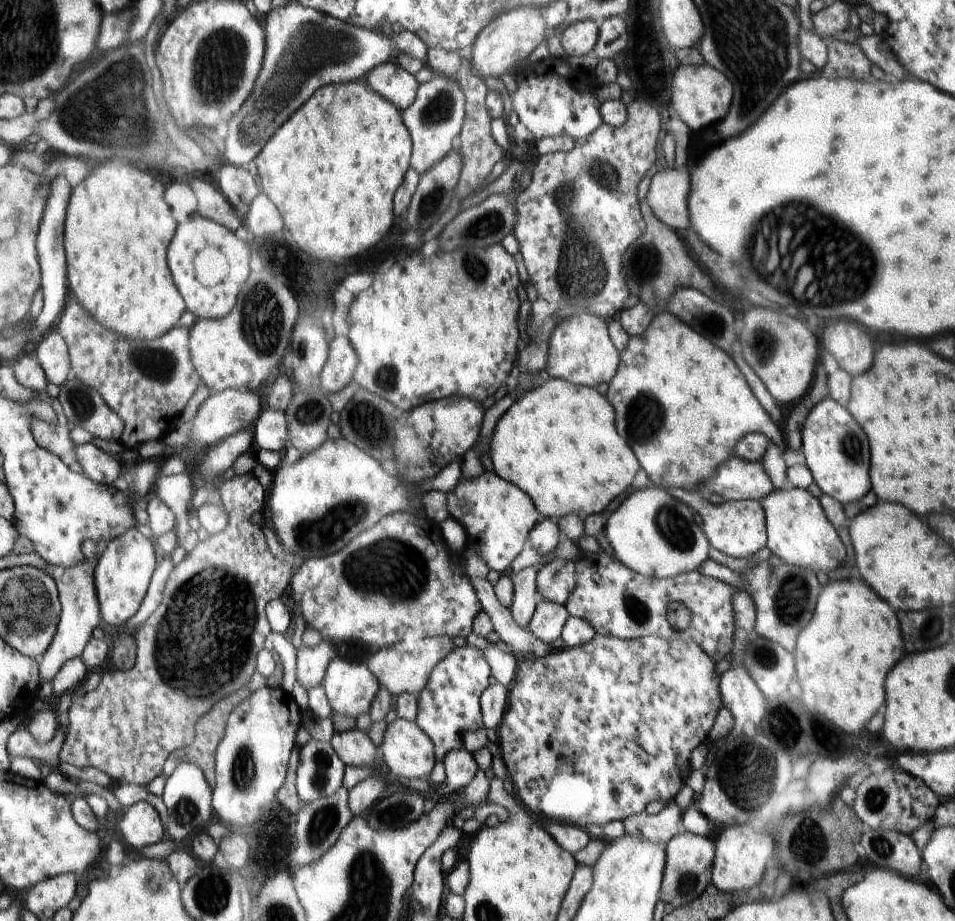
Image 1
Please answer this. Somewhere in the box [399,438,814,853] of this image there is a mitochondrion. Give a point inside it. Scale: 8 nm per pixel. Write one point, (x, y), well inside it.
(745, 776)

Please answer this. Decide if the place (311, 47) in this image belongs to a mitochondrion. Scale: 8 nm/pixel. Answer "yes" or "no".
yes

